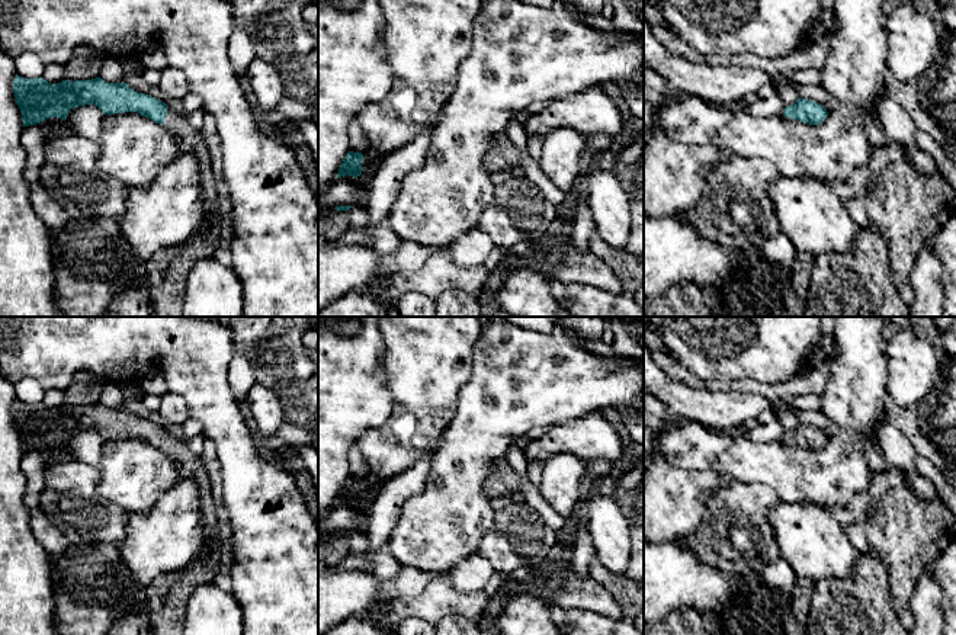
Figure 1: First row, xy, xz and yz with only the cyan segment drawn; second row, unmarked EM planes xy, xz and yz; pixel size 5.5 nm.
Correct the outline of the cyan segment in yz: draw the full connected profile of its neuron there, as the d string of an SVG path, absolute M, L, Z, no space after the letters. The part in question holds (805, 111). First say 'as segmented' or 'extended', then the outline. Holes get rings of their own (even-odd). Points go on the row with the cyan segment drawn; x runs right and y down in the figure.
as segmented; M799 97L793 105L785 108L783 116L809 125L819 125L828 116L828 112L822 105Z

